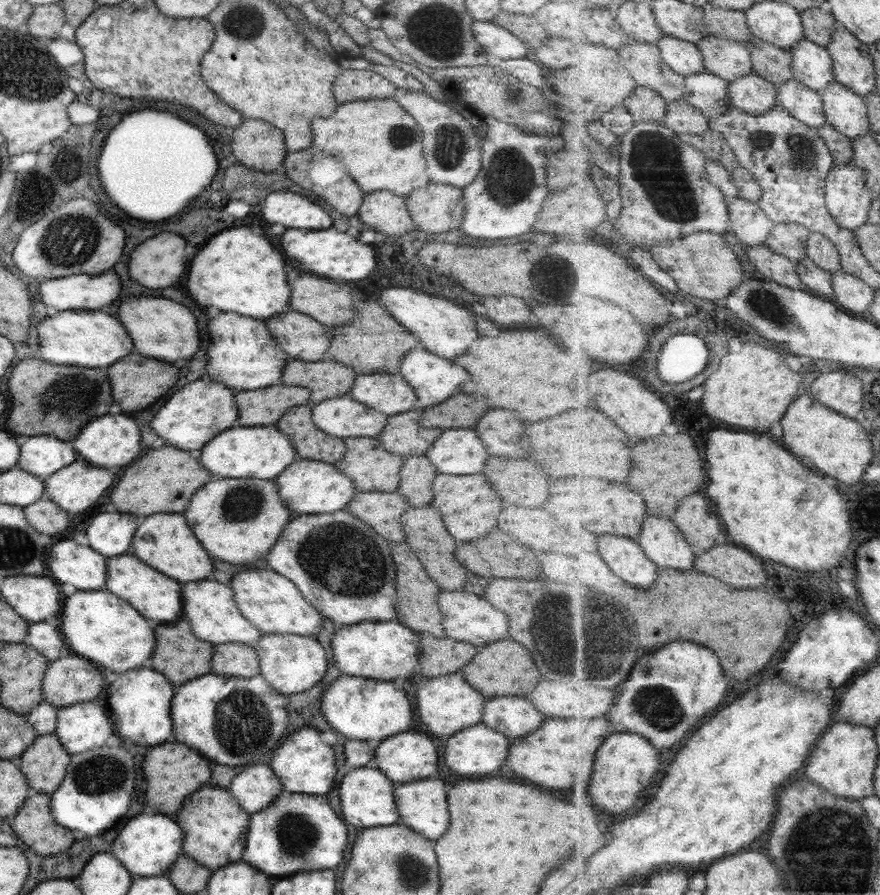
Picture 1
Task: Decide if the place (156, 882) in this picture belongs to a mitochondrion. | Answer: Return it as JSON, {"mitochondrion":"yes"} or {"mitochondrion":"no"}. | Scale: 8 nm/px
{"mitochondrion":"no"}

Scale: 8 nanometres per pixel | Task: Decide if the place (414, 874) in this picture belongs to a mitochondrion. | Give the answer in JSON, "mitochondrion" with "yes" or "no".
{"mitochondrion":"yes"}

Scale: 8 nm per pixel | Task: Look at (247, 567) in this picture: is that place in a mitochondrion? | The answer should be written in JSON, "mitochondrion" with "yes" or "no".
{"mitochondrion":"no"}

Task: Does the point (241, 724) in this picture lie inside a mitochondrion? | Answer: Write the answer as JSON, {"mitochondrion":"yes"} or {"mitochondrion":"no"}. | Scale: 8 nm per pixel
{"mitochondrion":"yes"}

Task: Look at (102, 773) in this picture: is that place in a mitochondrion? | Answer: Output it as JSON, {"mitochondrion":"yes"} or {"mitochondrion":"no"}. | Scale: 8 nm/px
{"mitochondrion":"yes"}

